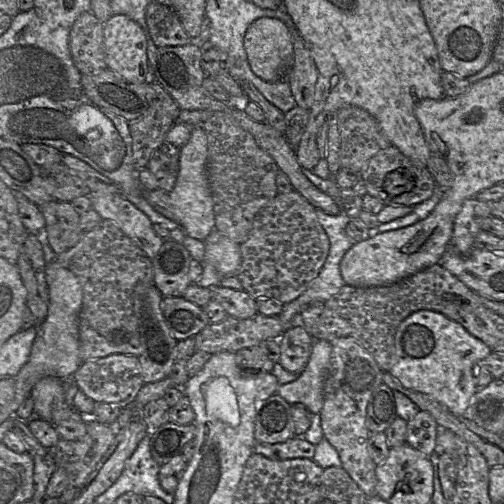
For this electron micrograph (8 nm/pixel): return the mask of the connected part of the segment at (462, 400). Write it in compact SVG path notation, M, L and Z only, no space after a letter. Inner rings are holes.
M419 310L399 325L395 333L393 365L389 373L404 387L432 396L456 416L465 415L478 391L474 365L493 351L463 325L433 310Z

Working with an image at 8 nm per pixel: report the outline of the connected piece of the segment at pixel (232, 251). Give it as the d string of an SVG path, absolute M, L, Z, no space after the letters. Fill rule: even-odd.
M213 229L204 240L205 255L202 274L196 283L203 288L220 286L225 277L237 276L241 267L240 245Z

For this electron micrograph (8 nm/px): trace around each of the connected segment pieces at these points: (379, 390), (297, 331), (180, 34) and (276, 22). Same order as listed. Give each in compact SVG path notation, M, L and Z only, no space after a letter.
M386 384L377 386L367 405L366 425L370 433L385 432L397 417L393 391Z
M294 325L287 329L278 339L281 347L279 363L289 372L301 372L308 364L313 337L303 325Z
M152 1L145 12L150 37L157 48L186 45L192 41L176 13L168 6Z
M260 17L246 30L243 40L252 72L267 82L282 80L293 59L292 31L280 19Z

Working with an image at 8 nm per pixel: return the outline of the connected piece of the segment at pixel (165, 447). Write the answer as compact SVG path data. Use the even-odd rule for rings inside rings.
M167 422L156 430L149 430L150 451L153 459L160 465L169 462L179 454L184 445L194 439L196 426L193 423L179 425Z

